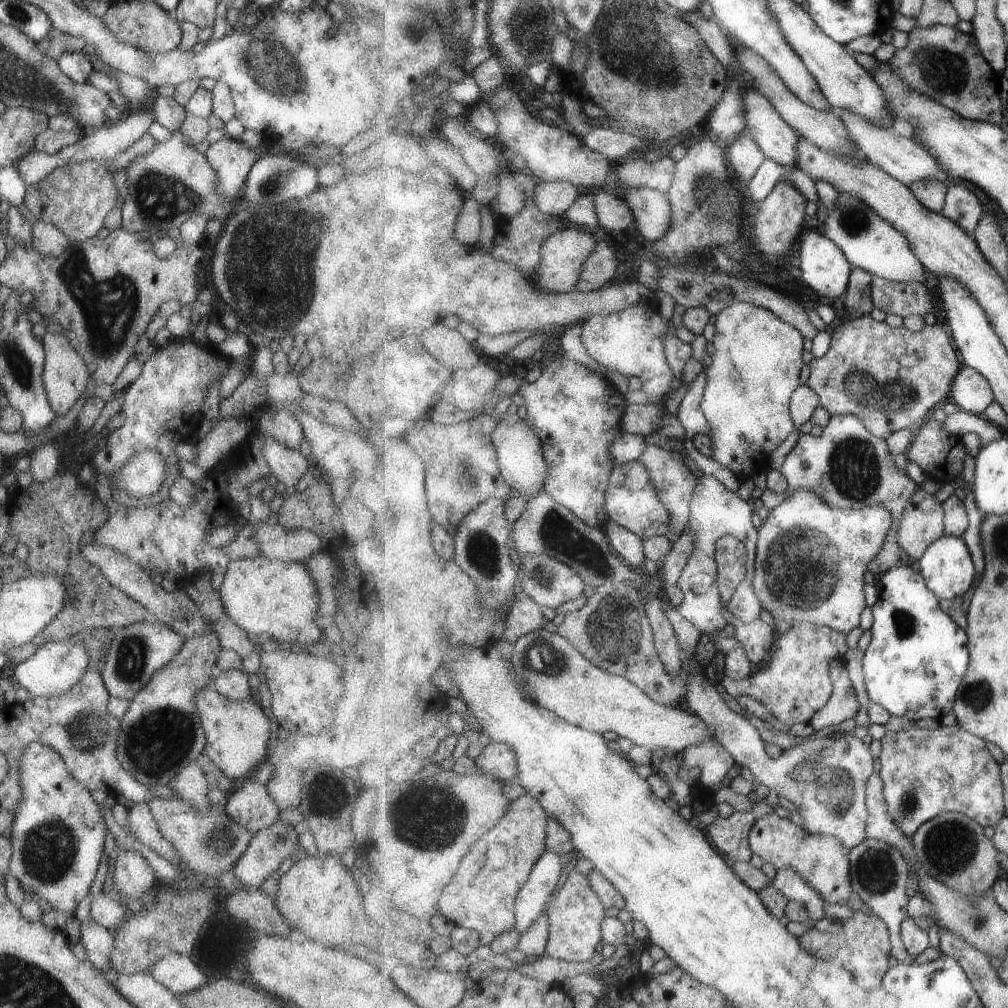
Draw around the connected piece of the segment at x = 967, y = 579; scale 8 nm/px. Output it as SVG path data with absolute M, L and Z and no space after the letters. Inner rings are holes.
M947 534L931 544L925 556L919 561L919 566L919 572L923 575L928 589L940 599L961 598L973 586L976 577L976 568L968 544L961 537Z

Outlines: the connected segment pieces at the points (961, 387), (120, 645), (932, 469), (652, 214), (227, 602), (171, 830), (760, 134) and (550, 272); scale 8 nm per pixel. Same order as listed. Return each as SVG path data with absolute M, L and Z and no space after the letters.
M967 366L959 371L953 381L949 400L955 403L959 410L982 416L984 410L996 403L992 386L987 378L974 368Z
M143 619L115 630L100 672L108 696L130 701L145 686L150 676L173 658L184 642L180 634L157 620L151 622Z
M930 417L913 439L906 455L939 484L953 483L963 472L967 448L961 438L947 434L941 420Z
M639 187L620 194L632 210L638 232L648 241L661 238L672 223L672 206L668 193L651 187Z
M263 555L226 564L219 590L223 614L247 635L268 634L275 642L311 647L323 640L313 624L318 605L316 586L303 564L268 559Z
M153 797L146 805L161 836L173 844L177 856L193 874L214 879L218 874L228 871L247 848L252 837L250 832L230 819L221 806L201 815L190 804L173 798L166 800Z
M749 85L744 91L741 91L741 102L746 110L747 124L745 133L763 149L767 159L779 161L784 165L793 165L798 168L797 159L800 160L800 136L781 115L778 110L767 100L767 97L761 93L757 87Z
M567 225L559 232L553 233L549 240L545 241L542 248L542 261L534 275L533 282L539 288L551 293L568 293L576 289L580 282L587 259L595 252L600 238L585 228Z

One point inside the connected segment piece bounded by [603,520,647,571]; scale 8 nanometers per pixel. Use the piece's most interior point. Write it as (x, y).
(626, 544)

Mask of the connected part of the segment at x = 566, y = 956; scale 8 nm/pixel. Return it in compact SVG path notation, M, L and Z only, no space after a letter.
M571 870L562 888L554 892L548 904L550 939L547 956L574 963L587 963L599 944L603 944L602 924L606 917L604 902L589 882L588 876Z

